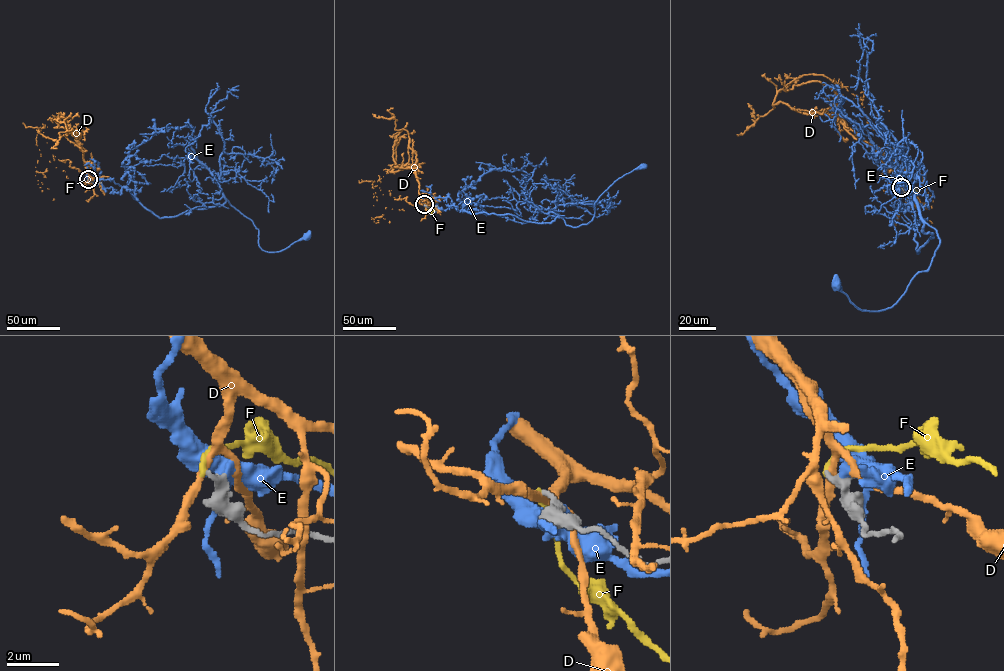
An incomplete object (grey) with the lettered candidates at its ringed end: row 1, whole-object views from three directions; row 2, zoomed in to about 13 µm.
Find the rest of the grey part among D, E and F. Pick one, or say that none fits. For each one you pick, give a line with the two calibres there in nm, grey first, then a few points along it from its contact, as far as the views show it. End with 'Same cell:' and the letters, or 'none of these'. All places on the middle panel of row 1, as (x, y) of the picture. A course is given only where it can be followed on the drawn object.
Same cell: none of these

